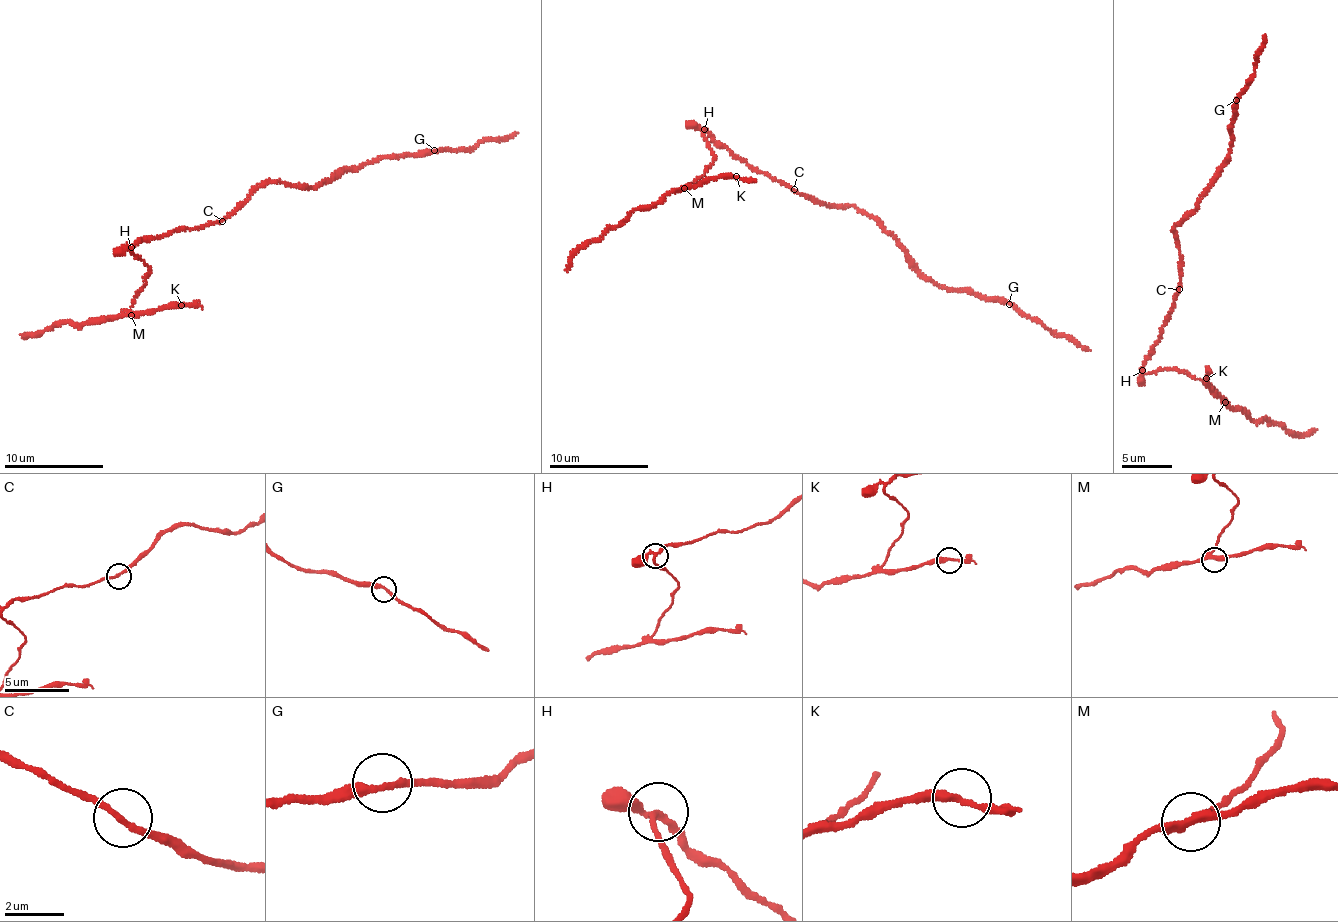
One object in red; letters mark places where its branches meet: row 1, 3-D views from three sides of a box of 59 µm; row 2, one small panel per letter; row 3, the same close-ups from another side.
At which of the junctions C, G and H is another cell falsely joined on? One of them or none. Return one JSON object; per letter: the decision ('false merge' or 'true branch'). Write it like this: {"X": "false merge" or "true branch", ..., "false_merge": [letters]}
{"C": "true branch", "G": "true branch", "H": "false merge", "false_merge": ["H"]}

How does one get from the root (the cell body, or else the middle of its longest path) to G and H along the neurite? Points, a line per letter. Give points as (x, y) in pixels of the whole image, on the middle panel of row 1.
G: (794, 190), (837, 207), (855, 204), (942, 287), (970, 287), (975, 294), (1003, 297), (1009, 304)
H: (794, 190), (765, 172), (752, 171), (722, 148), (705, 128)

